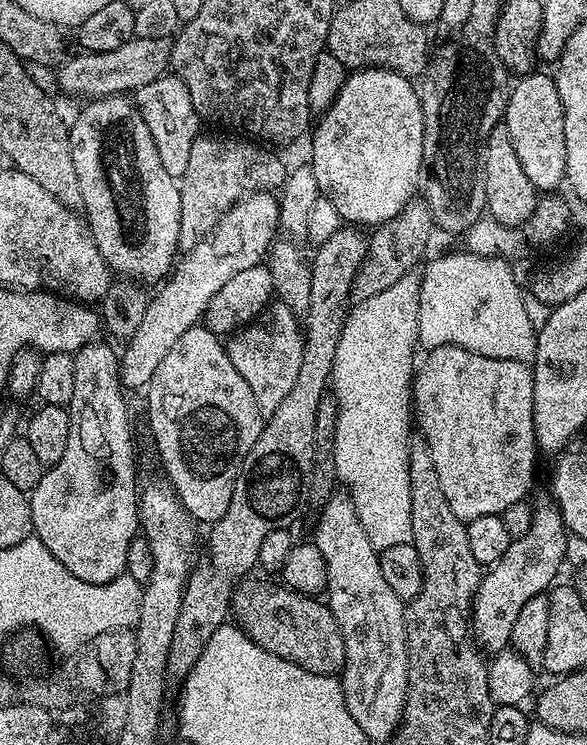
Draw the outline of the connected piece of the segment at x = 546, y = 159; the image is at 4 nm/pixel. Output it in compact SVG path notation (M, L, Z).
M533 70L521 75L511 85L508 105L504 107L502 123L510 130L510 142L514 142L514 154L526 172L526 178L541 193L553 191L555 184L563 185L566 177L566 138L564 137L564 111L562 98L558 98L558 86L551 75Z

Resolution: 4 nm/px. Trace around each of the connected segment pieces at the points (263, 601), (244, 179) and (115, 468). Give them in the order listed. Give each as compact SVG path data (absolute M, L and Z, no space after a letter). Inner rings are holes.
M244 578L233 587L230 612L255 644L311 673L335 675L343 669L345 646L338 622L323 599L306 596L279 583Z
M201 134L197 136L194 141L194 146L190 149L190 163L186 165L186 174L179 177L178 183L180 185L180 201L182 202L182 222L180 223L180 248L187 250L193 248L193 246L199 242L207 232L211 232L215 228L216 223L226 215L229 210L232 209L233 204L238 203L244 199L245 196L250 196L254 192L271 192L275 193L277 190L283 189L284 180L288 176L290 168L289 165L284 165L278 157L275 156L275 151L269 150L267 147L261 146L259 143L253 142L248 138L237 138L232 134L212 134L216 136L207 136L207 134Z
M93 342L82 346L72 357L74 362L74 394L70 394L70 402L67 404L68 417L70 418L70 438L66 438L66 451L58 463L51 465L45 471L38 486L30 493L32 502L32 530L35 536L43 542L46 550L54 554L58 562L74 578L82 578L87 584L105 584L116 580L126 572L126 550L130 550L130 542L140 528L140 509L138 507L138 483L136 484L136 452L132 449L132 424L128 421L128 404L124 401L125 389L120 383L120 357L117 349L112 349L108 344Z

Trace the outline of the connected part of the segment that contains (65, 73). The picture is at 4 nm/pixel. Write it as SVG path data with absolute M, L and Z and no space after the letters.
M133 38L118 46L118 50L81 51L79 55L69 55L59 65L55 75L57 74L56 80L60 83L61 90L68 96L84 96L83 98L119 96L134 94L142 86L150 86L150 82L165 75L170 68L172 44L162 38Z

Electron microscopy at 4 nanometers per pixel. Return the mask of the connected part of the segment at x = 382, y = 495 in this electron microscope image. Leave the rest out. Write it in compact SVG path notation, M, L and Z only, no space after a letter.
M410 271L398 282L386 286L382 294L374 294L374 298L366 298L361 304L352 304L350 311L344 318L342 334L338 338L338 350L334 350L334 366L330 377L330 392L336 401L338 418L334 430L334 466L336 478L341 485L348 487L346 494L354 502L354 510L358 514L358 522L362 522L362 530L366 530L366 538L377 550L390 546L411 544L412 527L410 526L410 454L408 445L408 420L410 424L410 401L412 398L412 382L414 379L414 363L412 364L412 351L418 348L418 298L420 297L420 278L415 271Z

